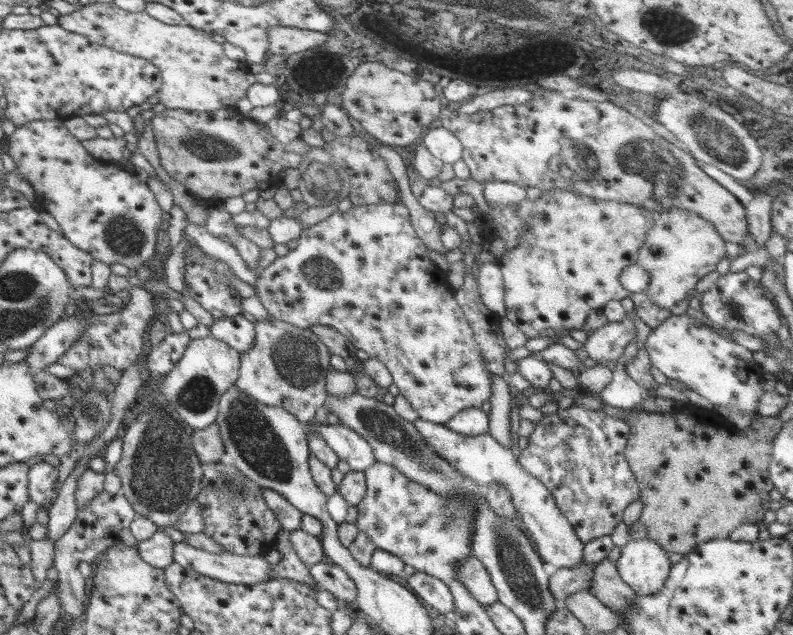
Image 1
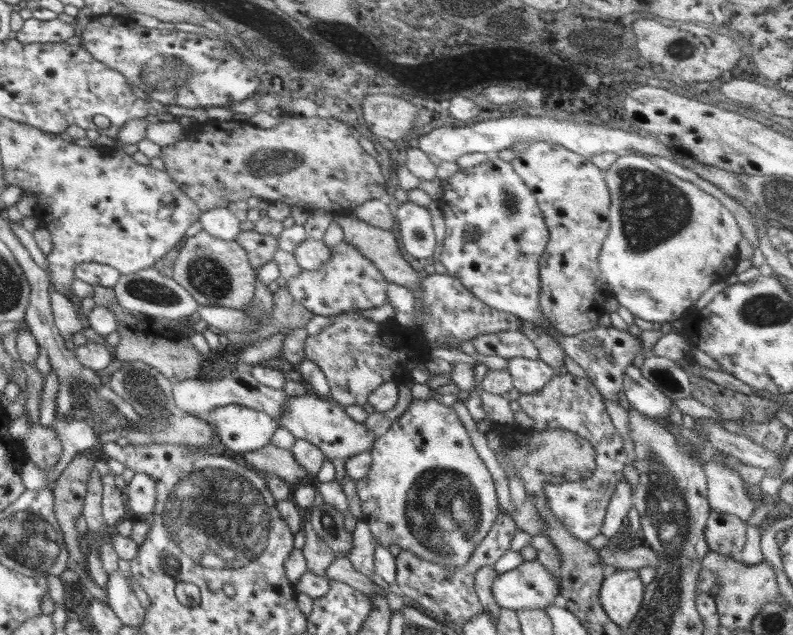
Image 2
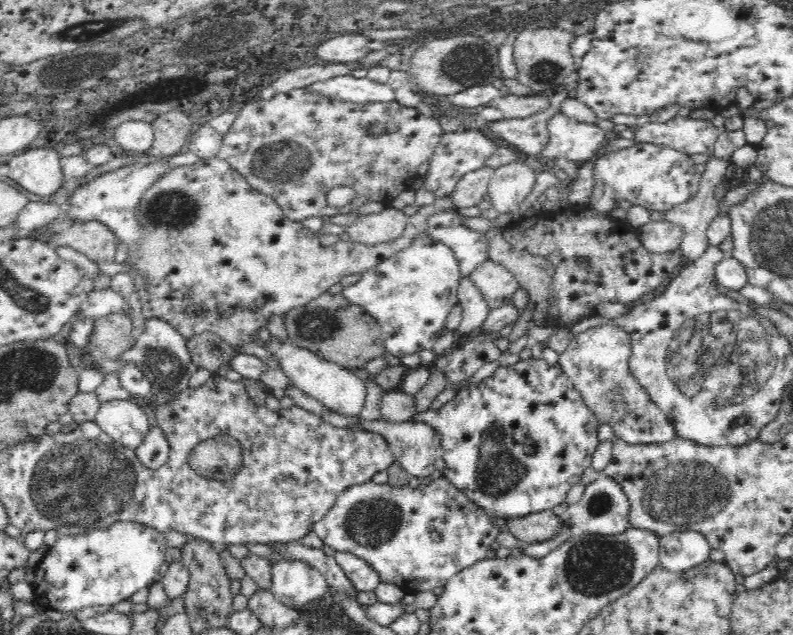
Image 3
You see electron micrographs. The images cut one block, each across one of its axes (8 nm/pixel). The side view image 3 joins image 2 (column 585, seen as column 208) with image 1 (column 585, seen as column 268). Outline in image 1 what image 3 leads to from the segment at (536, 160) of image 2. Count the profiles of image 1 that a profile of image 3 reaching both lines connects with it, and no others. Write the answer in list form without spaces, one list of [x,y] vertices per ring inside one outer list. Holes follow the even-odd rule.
[[[561,188],[544,190],[536,201],[526,198],[517,204],[517,210],[528,230],[519,240],[520,246],[516,246],[513,252],[506,252],[498,264],[505,289],[504,316],[528,339],[549,336],[560,342],[560,332],[583,328],[590,310],[602,310],[610,300],[621,301],[629,296],[629,290],[622,287],[619,277],[626,266],[636,263],[638,249],[644,245],[646,234],[652,229],[655,214],[632,204],[598,200]]]

